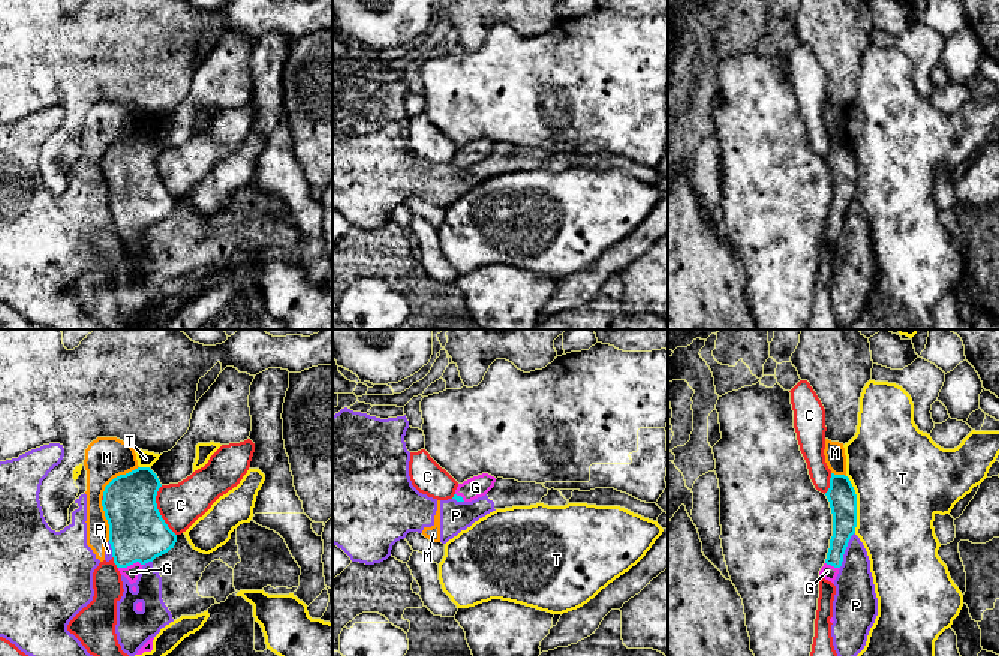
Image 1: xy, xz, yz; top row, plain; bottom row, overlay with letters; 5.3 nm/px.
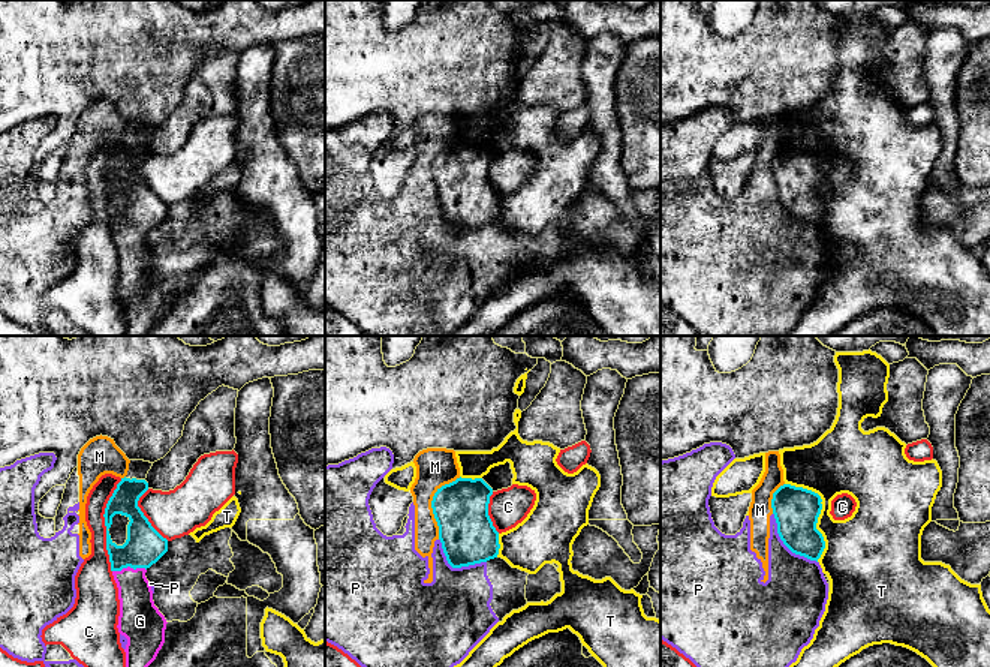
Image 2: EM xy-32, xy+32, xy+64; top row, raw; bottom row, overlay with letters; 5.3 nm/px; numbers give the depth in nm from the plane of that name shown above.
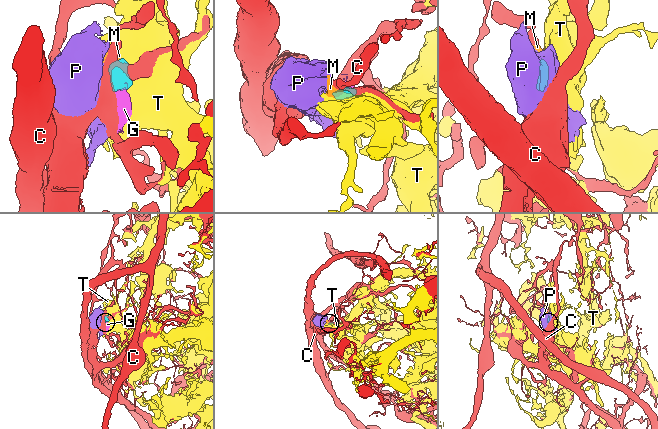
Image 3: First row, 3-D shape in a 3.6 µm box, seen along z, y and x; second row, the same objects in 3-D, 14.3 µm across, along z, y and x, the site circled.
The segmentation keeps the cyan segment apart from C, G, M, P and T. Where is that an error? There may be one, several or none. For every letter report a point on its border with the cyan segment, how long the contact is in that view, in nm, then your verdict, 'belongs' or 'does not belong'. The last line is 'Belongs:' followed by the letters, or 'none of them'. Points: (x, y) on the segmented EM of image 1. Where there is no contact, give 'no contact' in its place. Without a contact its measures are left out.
C: xy (158, 511) | 280 nm | does not belong
G: xy (131, 563) | 140 nm | belongs
M: xy (117, 477) | 260 nm | does not belong
P: yz (845, 548) | 200 nm | does not belong
T: yz (855, 503) | 320 nm | does not belong
Belongs: G

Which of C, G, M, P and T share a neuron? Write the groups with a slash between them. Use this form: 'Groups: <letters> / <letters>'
Groups: C / G / M P / T

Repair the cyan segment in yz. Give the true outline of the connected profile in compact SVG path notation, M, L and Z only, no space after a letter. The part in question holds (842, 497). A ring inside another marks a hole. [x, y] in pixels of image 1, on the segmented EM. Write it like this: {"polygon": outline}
{"polygon": "M831 473L830 488L825 496L833 514L833 536L819 577L834 584L848 542L855 533L857 494L848 476Z"}

